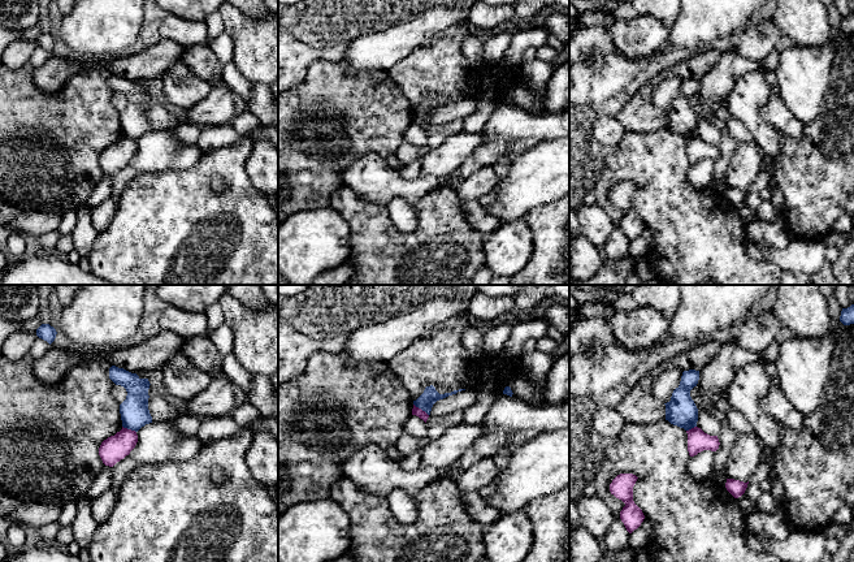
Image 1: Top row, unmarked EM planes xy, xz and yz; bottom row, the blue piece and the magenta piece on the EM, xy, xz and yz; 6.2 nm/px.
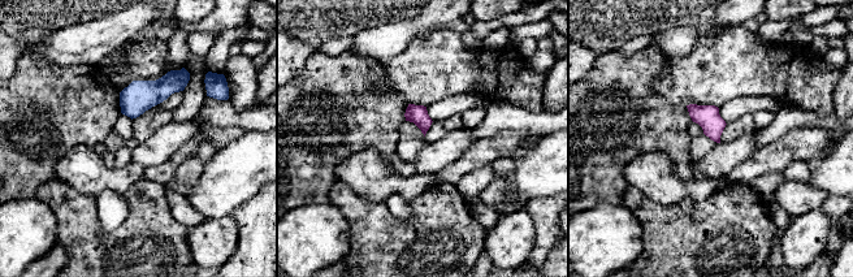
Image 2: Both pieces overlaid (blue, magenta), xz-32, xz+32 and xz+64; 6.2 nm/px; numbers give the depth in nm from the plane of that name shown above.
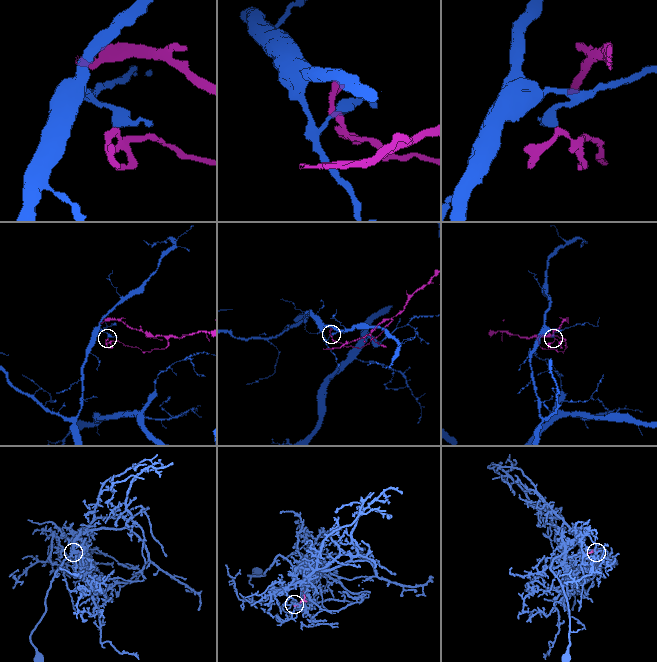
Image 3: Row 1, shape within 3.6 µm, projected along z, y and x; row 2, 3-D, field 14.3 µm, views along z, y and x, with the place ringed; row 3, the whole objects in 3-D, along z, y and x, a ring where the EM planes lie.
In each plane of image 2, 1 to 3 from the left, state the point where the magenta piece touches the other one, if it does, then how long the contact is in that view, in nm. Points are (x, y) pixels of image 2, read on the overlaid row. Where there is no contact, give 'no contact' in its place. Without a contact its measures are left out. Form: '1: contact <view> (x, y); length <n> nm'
1: no contact
2: no contact
3: no contact

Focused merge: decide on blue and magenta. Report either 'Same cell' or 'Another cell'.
Another cell

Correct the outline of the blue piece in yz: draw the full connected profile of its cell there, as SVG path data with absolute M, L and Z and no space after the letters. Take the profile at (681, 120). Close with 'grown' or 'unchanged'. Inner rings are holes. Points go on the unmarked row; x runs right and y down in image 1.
M684 79L680 94L673 99L671 109L666 113L666 129L689 139L697 135L698 117L690 105L690 99L697 95L699 79Z; unchanged

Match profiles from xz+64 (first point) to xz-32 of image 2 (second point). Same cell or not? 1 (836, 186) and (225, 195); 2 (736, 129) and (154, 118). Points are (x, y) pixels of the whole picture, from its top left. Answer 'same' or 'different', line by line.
1: same
2: same

